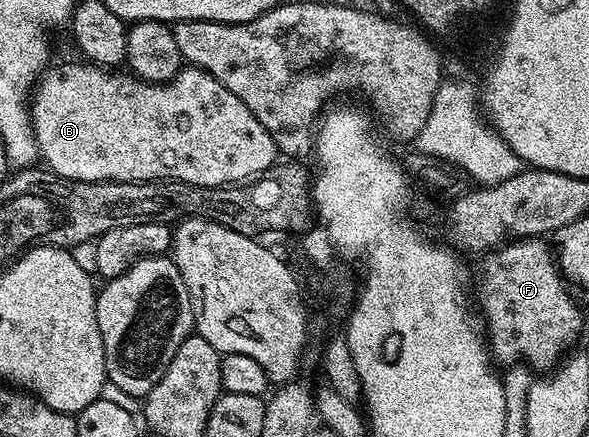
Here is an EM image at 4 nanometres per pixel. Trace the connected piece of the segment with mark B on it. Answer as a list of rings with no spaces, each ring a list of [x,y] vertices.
[[[99,64],[83,65],[87,66],[52,65],[38,79],[33,90],[33,101],[29,106],[29,121],[31,129],[35,131],[35,143],[39,146],[42,161],[46,163],[51,173],[58,177],[70,179],[71,182],[158,183],[160,180],[166,180],[168,183],[183,182],[185,185],[195,186],[230,186],[235,183],[246,183],[256,176],[266,175],[271,167],[276,165],[275,141],[271,139],[269,132],[261,124],[261,120],[257,120],[257,116],[253,116],[253,112],[249,112],[249,108],[245,108],[245,104],[241,104],[241,100],[237,100],[237,96],[233,96],[233,92],[229,92],[229,88],[225,88],[225,84],[221,84],[221,80],[217,80],[209,72],[200,70],[197,66],[188,65],[186,68],[180,69],[172,80],[162,83],[143,81],[131,72],[125,72],[125,74],[119,74],[123,72],[108,72]]]

